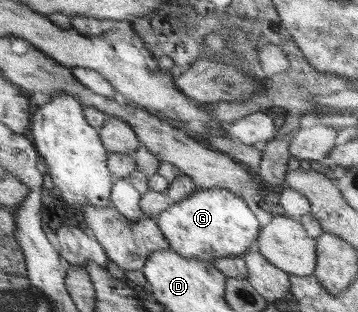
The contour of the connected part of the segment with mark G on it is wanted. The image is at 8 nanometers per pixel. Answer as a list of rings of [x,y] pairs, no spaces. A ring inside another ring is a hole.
[[[196,189],[186,199],[172,203],[156,216],[169,247],[182,257],[212,262],[217,257],[242,257],[258,237],[260,225],[242,197],[227,189]]]

